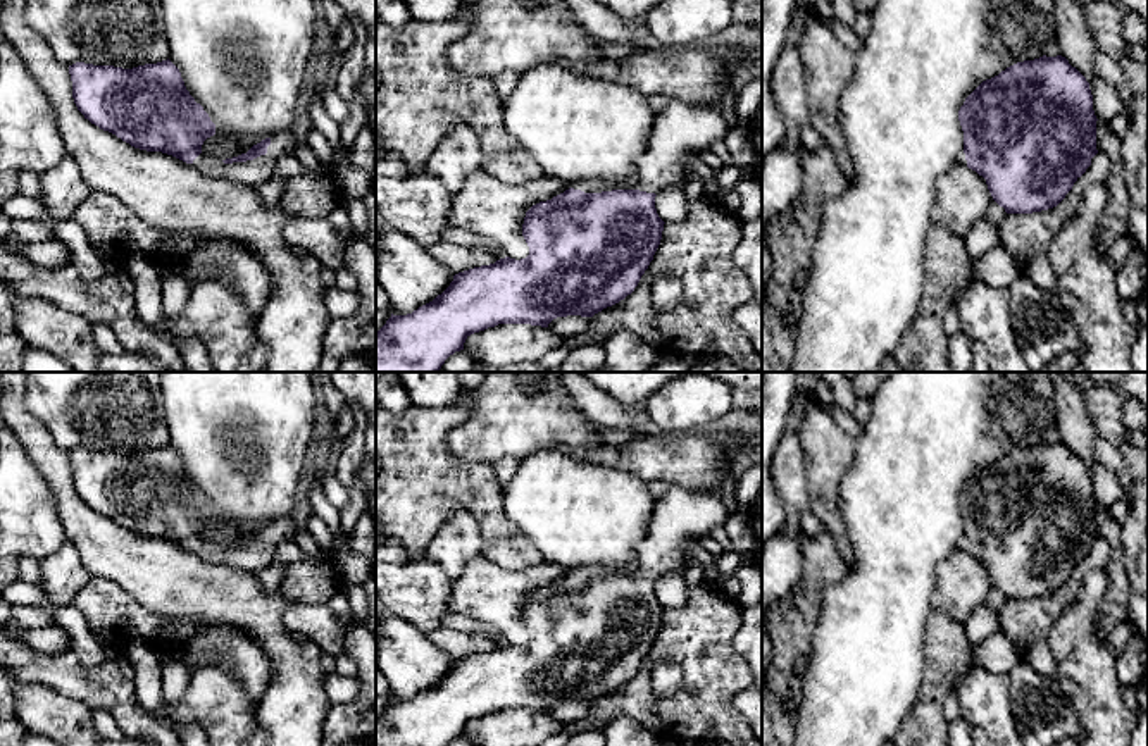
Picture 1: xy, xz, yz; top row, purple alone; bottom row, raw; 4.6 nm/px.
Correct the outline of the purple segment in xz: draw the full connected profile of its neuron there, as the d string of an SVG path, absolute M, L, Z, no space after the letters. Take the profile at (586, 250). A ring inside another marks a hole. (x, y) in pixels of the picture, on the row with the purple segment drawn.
M669 100L667 107L662 112L657 112L655 129L648 143L648 148L636 162L636 181L627 190L607 191L602 183L593 183L593 181L574 183L569 190L553 196L552 200L533 205L526 212L524 224L522 224L522 236L529 246L529 255L521 260L505 257L496 260L495 264L459 272L453 276L453 281L450 283L450 286L441 295L438 295L433 302L419 307L417 310L407 315L391 314L386 324L376 333L376 372L438 372L450 355L464 350L465 339L474 333L484 331L488 327L495 327L498 324L531 324L531 326L548 327L548 324L557 317L567 317L567 315L593 317L603 308L612 307L621 300L624 300L638 286L641 276L645 274L650 262L653 260L653 255L662 239L662 231L665 222L657 214L655 196L676 184L684 183L689 174L686 164L696 159L698 152L708 150L708 146L714 141L724 140L729 129L731 127L724 121L721 110L715 107L689 105L683 100Z

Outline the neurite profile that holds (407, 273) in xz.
M376 231L376 245L377 284L386 291L393 315L412 314L453 281L455 274L412 238Z

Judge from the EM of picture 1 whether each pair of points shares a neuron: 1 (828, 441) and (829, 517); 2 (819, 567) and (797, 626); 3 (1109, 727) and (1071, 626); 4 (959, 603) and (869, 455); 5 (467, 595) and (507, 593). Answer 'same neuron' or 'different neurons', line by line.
1: same neuron
2: same neuron
3: same neuron
4: different neurons
5: same neuron

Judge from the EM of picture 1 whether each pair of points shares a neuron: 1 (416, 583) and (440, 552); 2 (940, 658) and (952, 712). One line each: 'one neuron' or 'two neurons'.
1: two neurons
2: two neurons

